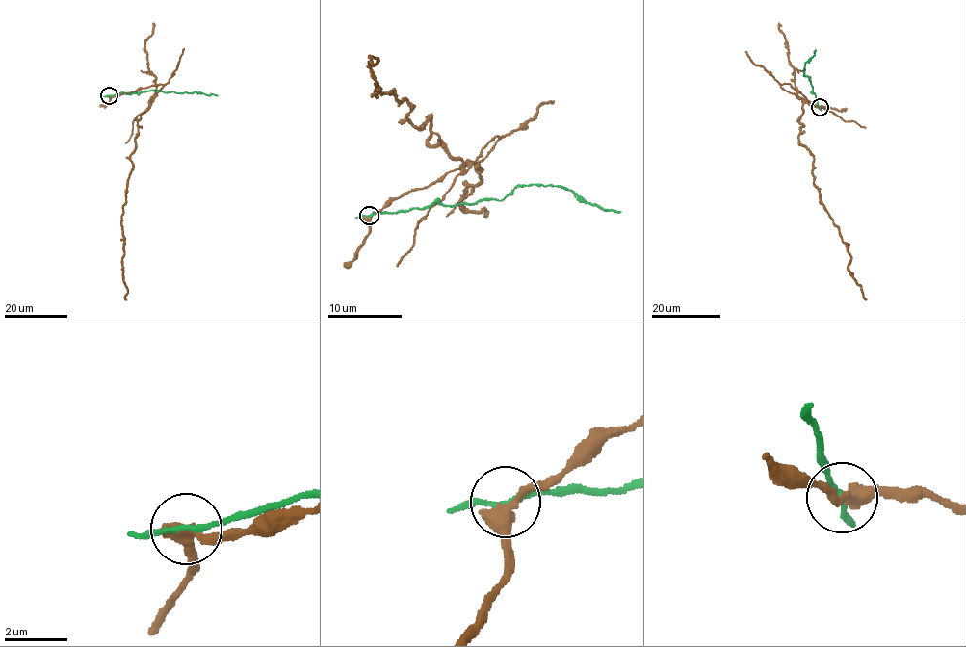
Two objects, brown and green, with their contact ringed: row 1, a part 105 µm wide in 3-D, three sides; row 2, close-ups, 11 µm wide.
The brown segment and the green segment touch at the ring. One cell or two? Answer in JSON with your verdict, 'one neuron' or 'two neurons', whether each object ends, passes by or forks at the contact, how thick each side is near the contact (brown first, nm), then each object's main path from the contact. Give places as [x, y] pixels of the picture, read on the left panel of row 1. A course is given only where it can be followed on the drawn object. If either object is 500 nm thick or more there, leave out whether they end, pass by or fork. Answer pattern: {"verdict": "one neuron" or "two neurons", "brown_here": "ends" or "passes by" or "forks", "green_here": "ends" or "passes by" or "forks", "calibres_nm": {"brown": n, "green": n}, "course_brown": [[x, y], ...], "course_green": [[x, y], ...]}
{"verdict": "two neurons", "brown_here": "passes by", "green_here": "passes by", "calibres_nm": {"brown": 400, "green": 160}, "course_brown": [[110, 96], [163, 86], [136, 119], [135, 149], [130, 155], [133, 168], [121, 221], [125, 300]], "course_green": [[110, 96], [155, 90], [217, 95]]}

